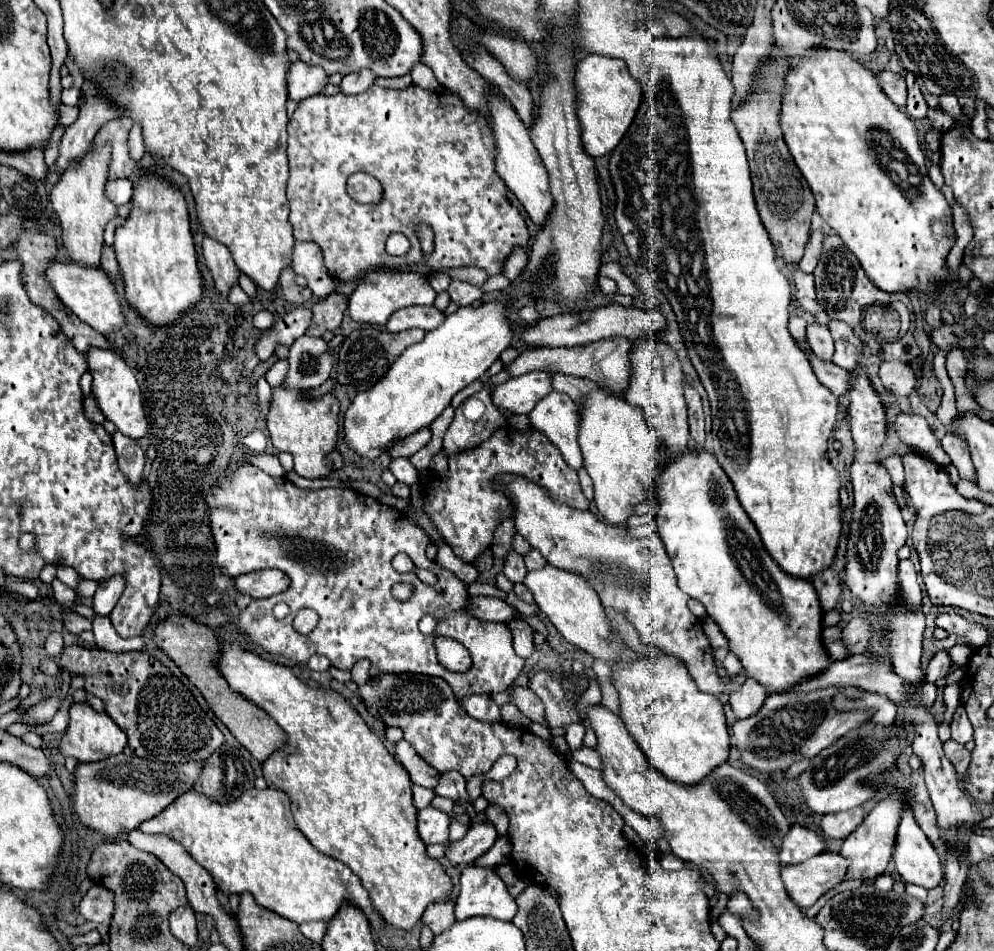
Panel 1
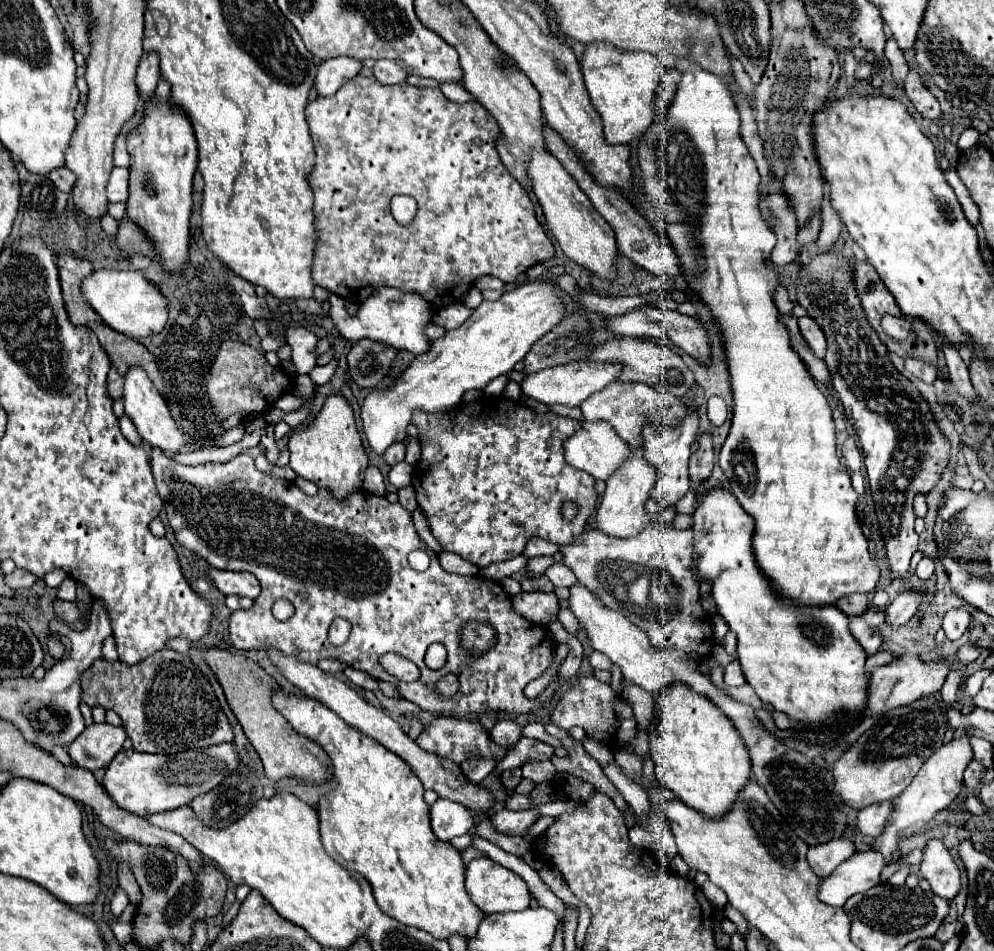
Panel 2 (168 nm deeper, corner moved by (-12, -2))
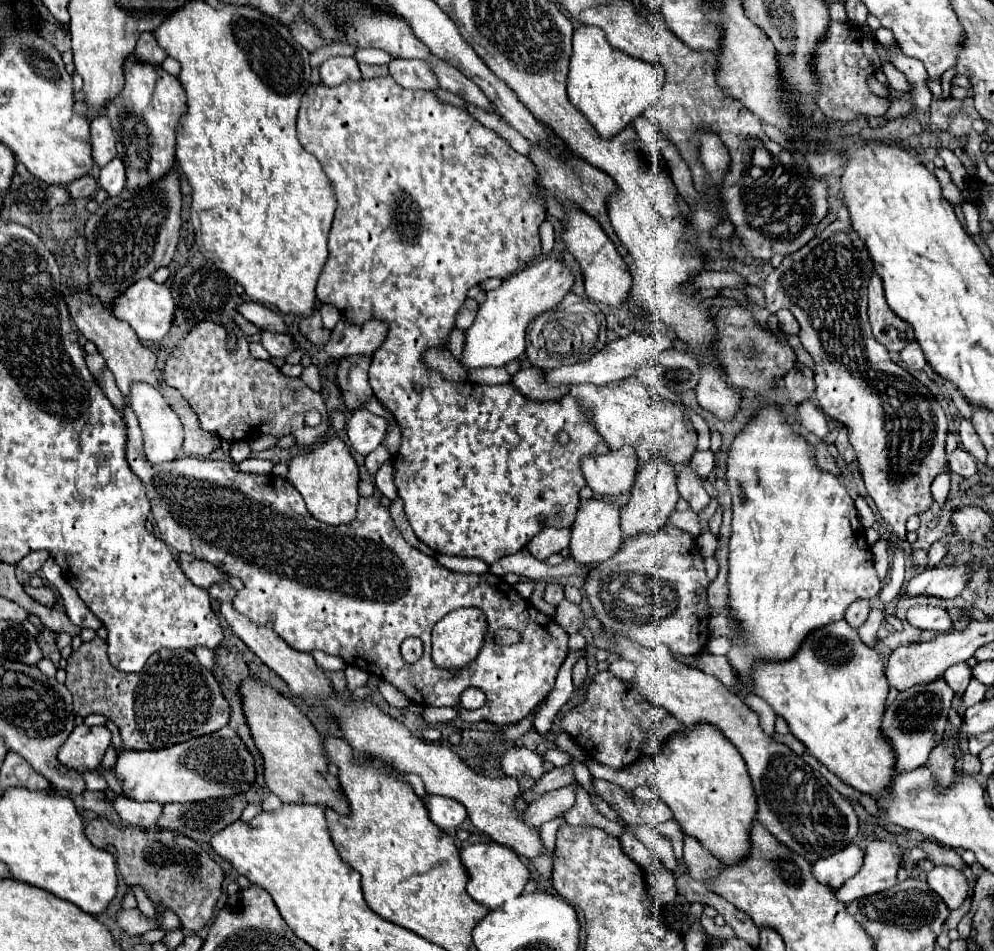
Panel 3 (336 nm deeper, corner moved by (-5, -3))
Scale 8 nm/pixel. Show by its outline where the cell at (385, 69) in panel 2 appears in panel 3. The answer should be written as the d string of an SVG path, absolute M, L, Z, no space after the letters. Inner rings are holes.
M393 59L389 63L391 77L407 89L425 89L435 91L439 89L439 81L427 61L421 59Z

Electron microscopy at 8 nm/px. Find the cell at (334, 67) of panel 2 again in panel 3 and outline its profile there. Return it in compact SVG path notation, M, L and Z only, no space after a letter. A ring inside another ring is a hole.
M329 57L321 65L321 81L327 87L341 85L343 81L359 81L361 71L355 57Z

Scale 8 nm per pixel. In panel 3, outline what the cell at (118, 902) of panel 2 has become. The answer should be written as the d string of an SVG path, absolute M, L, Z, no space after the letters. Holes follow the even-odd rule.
M139 909L121 911L119 917L117 917L117 923L119 923L119 927L121 927L127 935L143 935L143 933L147 933L147 931L157 929L157 921L145 917Z

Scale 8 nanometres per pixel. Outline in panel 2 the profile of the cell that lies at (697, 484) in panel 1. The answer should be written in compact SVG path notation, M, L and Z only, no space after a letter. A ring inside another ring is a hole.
M710 488L704 492L698 492L696 496L696 510L692 512L692 520L694 524L690 526L690 530L694 532L694 550L696 550L696 560L694 560L694 568L698 572L700 580L710 582L710 594L716 602L718 614L726 620L726 624L730 626L730 630L738 636L738 660L742 664L742 672L748 680L748 684L756 690L756 694L760 696L762 702L772 704L776 710L788 714L790 720L796 720L802 726L818 726L818 724L830 724L834 720L836 714L850 714L850 716L858 716L862 712L862 708L866 706L866 686L868 686L868 672L864 670L864 662L868 658L868 654L858 646L858 642L854 640L854 636L848 630L848 622L850 618L840 612L836 606L804 606L804 604L796 604L792 600L786 600L784 596L780 596L770 578L764 578L764 574L760 572L760 568L756 568L756 560L754 560L754 548L752 548L752 534L754 534L754 518L750 514L746 514L746 510L742 510L742 506L738 504L736 496L726 490L726 488Z

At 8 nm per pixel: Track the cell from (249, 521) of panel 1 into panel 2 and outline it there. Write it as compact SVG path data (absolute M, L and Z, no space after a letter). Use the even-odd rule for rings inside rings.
M152 448L150 464L158 492L164 498L168 522L174 528L178 542L188 550L200 554L210 566L218 570L252 572L262 584L262 594L254 600L254 606L250 610L236 610L230 616L230 640L238 650L276 648L284 656L308 664L318 664L318 660L322 658L338 658L344 664L362 670L376 680L386 680L394 684L400 690L402 698L418 704L422 710L454 712L456 716L464 716L470 712L480 714L490 710L506 710L516 714L532 712L540 704L546 704L546 700L550 700L550 696L554 694L558 682L552 682L538 696L538 700L526 700L524 696L524 686L538 678L552 662L554 642L550 638L550 632L518 616L510 608L508 596L500 584L496 596L496 582L492 580L482 580L482 576L448 574L442 570L436 554L432 554L430 568L426 572L410 568L408 554L418 548L426 550L426 544L418 538L412 514L402 508L402 504L390 504L384 496L376 496L370 492L366 494L362 490L346 496L344 500L332 496L330 490L318 490L316 496L306 496L294 482L266 476L264 472L260 472L254 466L254 458L250 454L238 454L224 464L208 462L200 466L182 466L162 454L162 450ZM298 592L308 592L308 600L300 600ZM274 598L288 598L294 604L296 612L290 620L280 622L272 616ZM334 618L346 618L352 624L350 638L340 648L334 648L326 636L328 626ZM468 622L488 622L496 630L498 640L488 652L472 654L462 648L460 634ZM432 642L440 642L448 650L448 660L442 670L430 670L424 664L426 648ZM384 652L398 652L412 660L420 668L420 678L416 682L400 682L394 676L386 674L378 664L378 656ZM446 674L456 674L460 680L460 690L452 700L444 700L434 692L434 684Z

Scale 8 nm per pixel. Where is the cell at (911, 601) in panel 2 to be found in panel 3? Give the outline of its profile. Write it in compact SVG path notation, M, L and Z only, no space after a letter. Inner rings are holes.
M969 565L927 567L907 583L907 593L909 595L927 593L943 599L953 599L965 589L969 579L971 579Z

